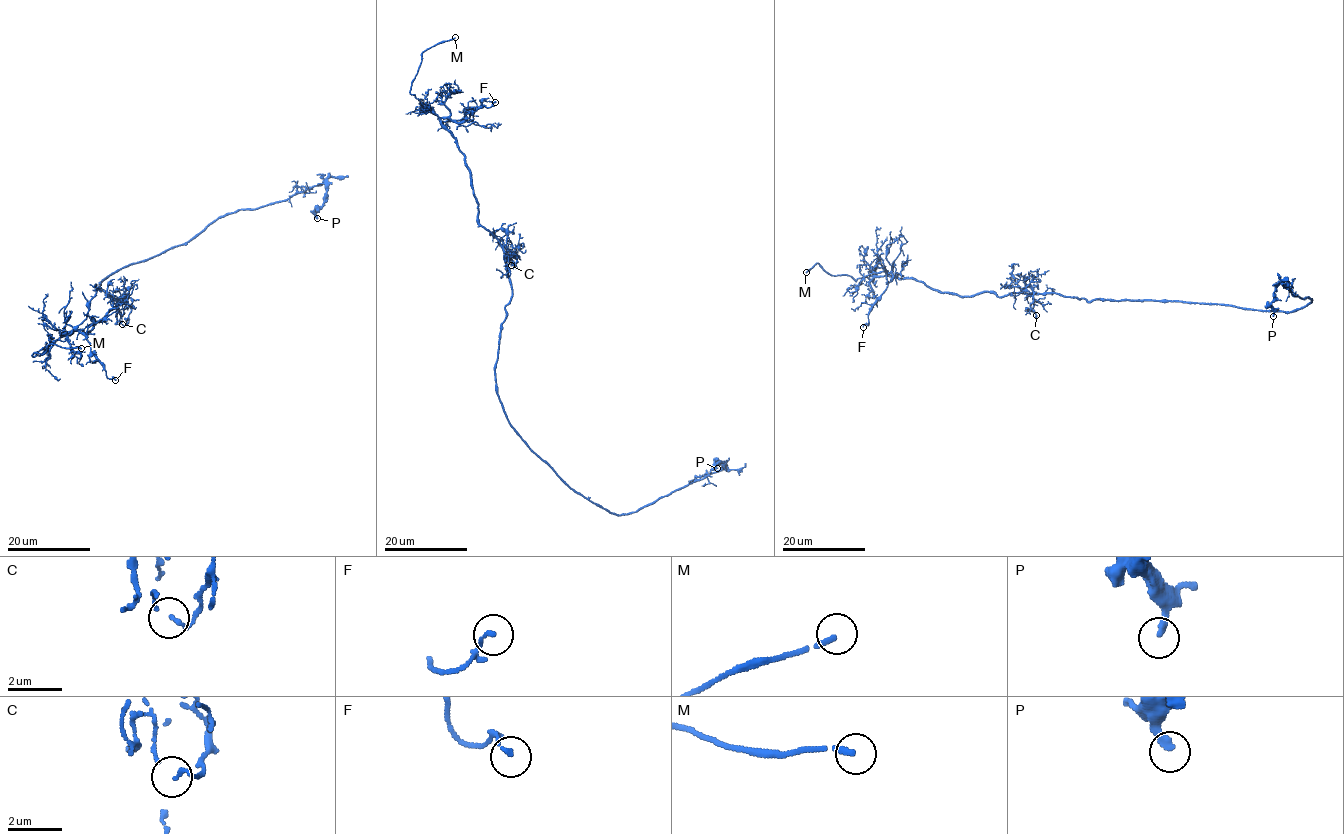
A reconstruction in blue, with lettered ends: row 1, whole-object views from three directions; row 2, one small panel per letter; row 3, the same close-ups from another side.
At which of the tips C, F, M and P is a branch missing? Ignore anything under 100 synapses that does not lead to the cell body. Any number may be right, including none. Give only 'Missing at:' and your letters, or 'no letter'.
Missing at: M

